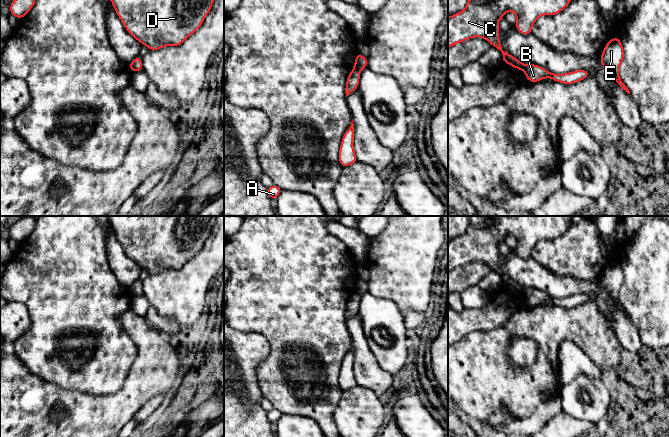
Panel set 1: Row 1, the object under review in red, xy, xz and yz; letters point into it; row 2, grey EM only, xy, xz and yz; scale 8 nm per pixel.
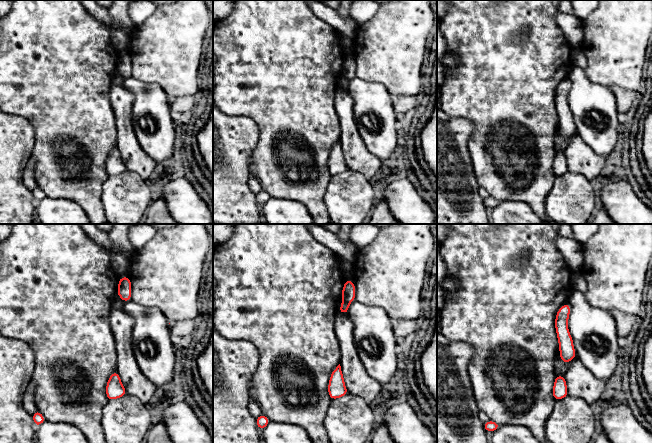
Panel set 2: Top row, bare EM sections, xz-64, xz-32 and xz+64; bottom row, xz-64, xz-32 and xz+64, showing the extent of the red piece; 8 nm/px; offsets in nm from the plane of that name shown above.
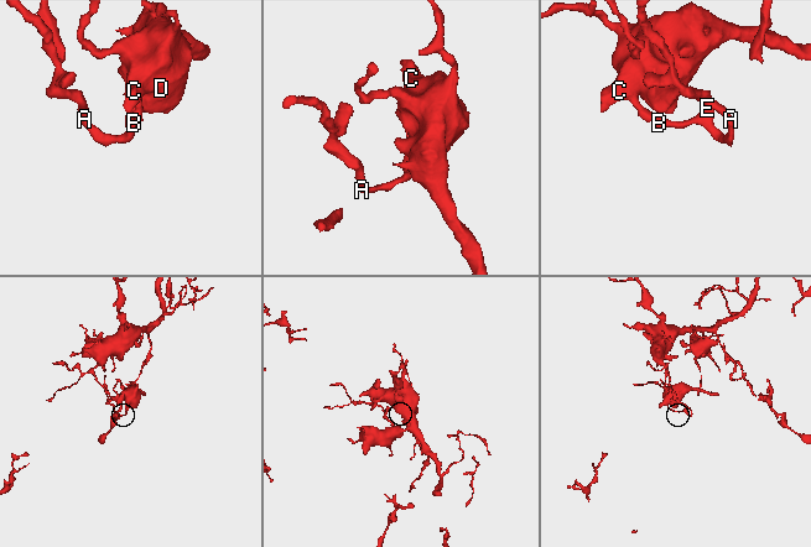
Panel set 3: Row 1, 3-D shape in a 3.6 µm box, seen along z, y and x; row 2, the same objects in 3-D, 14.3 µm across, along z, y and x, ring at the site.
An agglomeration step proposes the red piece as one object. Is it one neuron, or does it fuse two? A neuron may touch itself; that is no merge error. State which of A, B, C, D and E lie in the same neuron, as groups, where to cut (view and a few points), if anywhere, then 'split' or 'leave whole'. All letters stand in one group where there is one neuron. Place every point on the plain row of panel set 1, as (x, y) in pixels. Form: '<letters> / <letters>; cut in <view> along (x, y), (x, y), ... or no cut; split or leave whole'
A B E / C D; cut in xz along (354, 290), (359, 294); split

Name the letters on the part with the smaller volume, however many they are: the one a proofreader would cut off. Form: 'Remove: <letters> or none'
Remove: C, D

